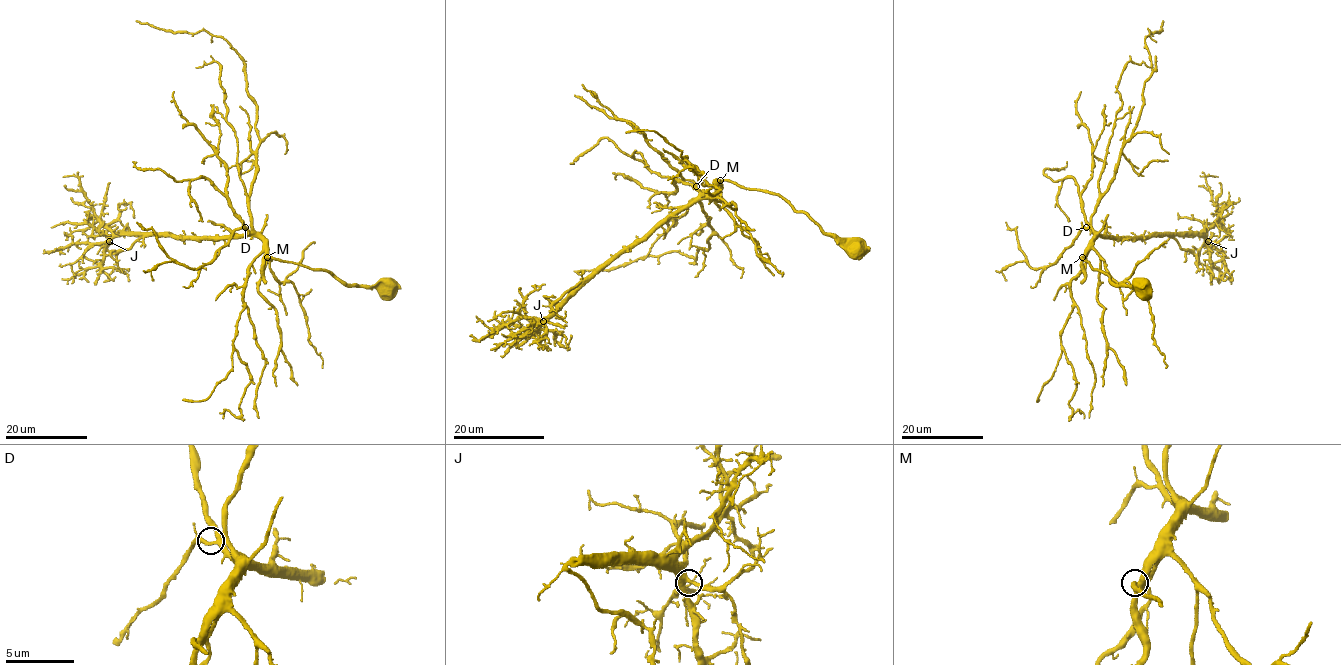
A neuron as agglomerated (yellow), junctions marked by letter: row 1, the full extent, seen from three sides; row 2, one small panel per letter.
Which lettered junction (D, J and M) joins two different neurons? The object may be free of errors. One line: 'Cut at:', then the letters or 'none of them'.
Cut at: none of them

